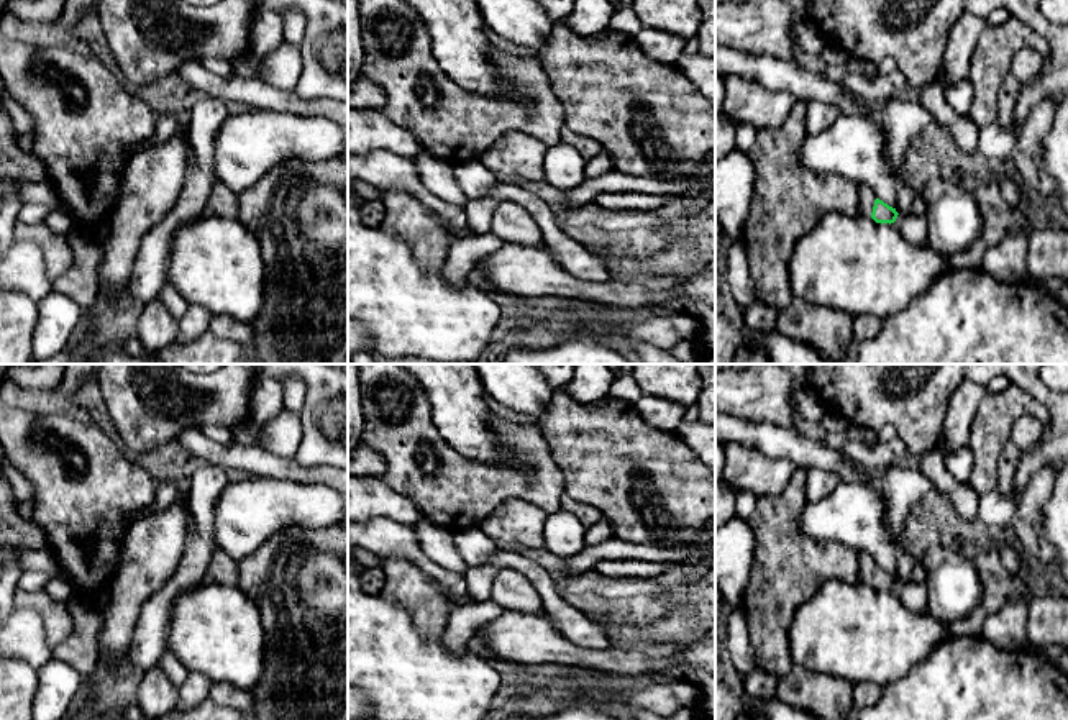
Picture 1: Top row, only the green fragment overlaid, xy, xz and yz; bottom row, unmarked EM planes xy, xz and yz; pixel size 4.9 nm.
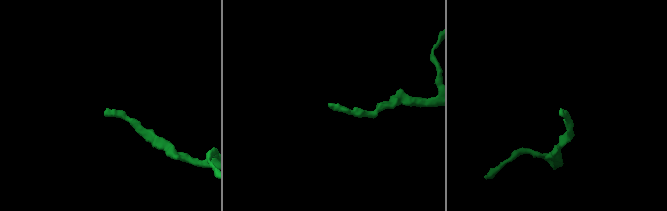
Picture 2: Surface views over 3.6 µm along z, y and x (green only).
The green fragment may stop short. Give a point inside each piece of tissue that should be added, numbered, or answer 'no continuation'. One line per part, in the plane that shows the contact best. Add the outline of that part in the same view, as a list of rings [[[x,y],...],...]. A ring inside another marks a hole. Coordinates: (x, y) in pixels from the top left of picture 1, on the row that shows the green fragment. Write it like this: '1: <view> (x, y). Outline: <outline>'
1: yz (867, 197). Outline: [[[856,184],[856,187],[858,187],[858,195],[860,195],[860,213],[861,213],[863,216],[871,218],[876,195],[874,195],[873,190],[871,190],[868,185],[865,185],[865,184]]]

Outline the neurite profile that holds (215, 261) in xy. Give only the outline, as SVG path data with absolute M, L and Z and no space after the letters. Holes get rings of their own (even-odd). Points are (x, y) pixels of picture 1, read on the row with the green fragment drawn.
M235 218L192 220L171 241L166 280L189 305L251 323L266 284L259 241Z

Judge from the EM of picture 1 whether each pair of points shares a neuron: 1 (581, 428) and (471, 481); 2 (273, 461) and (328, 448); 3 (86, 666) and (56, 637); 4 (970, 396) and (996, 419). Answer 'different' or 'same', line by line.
1: different
2: different
3: different
4: different

